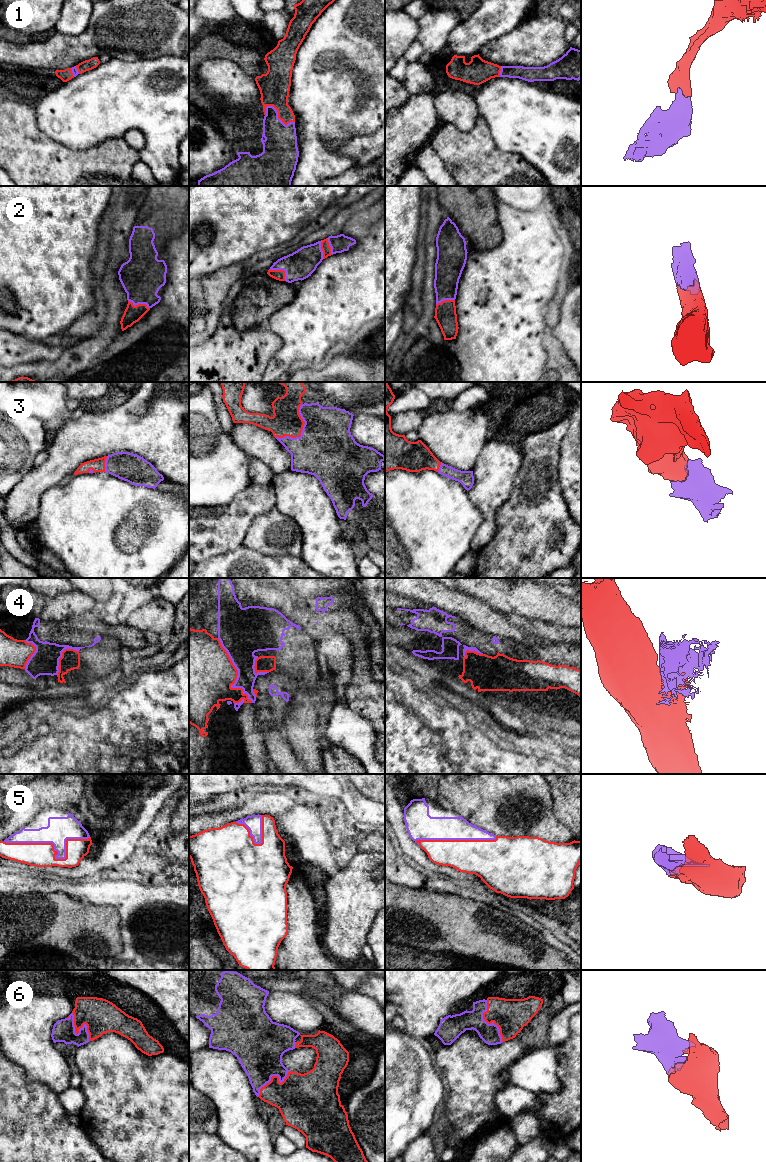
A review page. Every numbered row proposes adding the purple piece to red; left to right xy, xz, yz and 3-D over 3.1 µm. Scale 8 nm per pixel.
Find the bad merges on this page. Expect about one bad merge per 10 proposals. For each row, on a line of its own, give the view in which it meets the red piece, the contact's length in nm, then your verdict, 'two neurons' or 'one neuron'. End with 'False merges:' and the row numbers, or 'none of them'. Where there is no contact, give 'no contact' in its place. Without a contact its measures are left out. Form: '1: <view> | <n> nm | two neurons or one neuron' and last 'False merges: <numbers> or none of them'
1: xz | 260 nm | one neuron
2: xz | 160 nm | one neuron
3: xz | 340 nm | one neuron
4: xz | 600 nm | two neurons
5: xy | 700 nm | one neuron
6: xy | 280 nm | one neuron
False merges: 4

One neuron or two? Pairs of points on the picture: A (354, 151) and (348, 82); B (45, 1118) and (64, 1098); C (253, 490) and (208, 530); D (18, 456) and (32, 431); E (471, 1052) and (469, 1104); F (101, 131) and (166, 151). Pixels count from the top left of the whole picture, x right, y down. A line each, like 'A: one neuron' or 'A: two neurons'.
A: two neurons
B: two neurons
C: one neuron
D: one neuron
E: one neuron
F: one neuron

